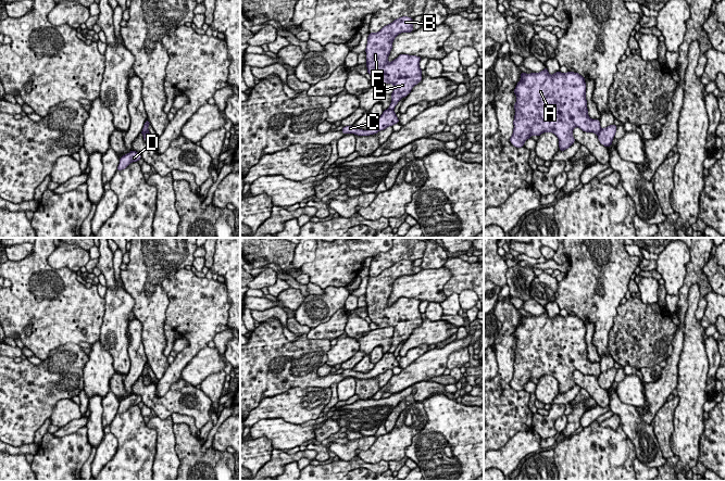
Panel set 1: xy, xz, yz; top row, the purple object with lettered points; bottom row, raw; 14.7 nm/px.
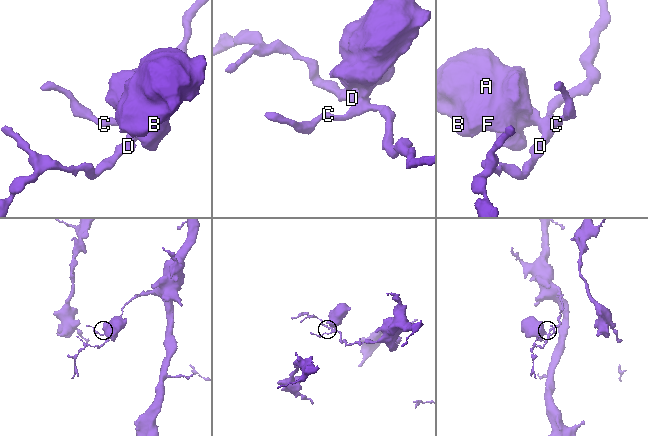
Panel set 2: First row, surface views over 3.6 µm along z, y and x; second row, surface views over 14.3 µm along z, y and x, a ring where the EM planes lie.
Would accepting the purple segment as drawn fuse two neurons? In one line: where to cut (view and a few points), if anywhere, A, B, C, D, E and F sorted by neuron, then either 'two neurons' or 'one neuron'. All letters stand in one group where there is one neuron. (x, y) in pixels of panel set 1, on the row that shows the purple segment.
cut yz (601, 129), (598, 135); groups A B E F / C D; two neurons

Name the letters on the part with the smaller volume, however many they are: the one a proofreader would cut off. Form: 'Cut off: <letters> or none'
Cut off: A, B, E, F

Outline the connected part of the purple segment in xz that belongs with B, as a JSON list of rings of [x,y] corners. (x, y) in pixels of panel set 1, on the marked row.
[[[408,16],[399,17],[384,26],[378,33],[370,33],[367,37],[365,49],[367,73],[378,85],[393,85],[388,110],[393,110],[423,77],[420,68],[421,56],[402,53],[390,63],[388,62],[395,38],[400,33],[413,31],[412,21],[413,18]]]

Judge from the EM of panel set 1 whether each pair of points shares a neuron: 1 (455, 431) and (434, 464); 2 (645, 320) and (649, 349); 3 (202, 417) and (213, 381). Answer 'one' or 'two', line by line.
1: one
2: one
3: two

